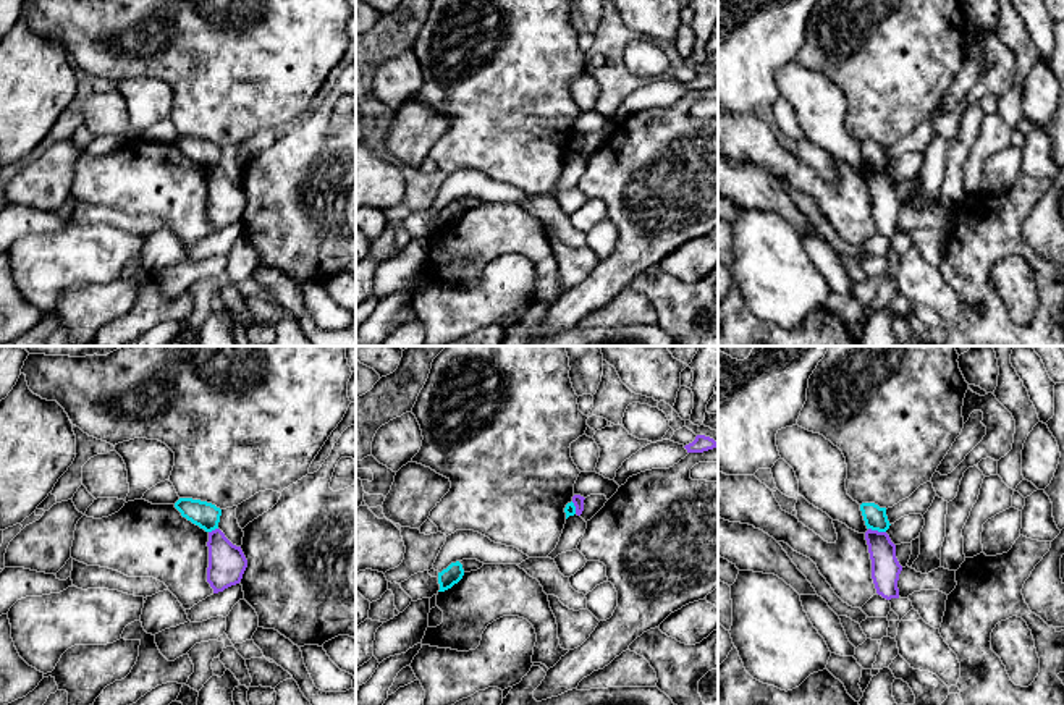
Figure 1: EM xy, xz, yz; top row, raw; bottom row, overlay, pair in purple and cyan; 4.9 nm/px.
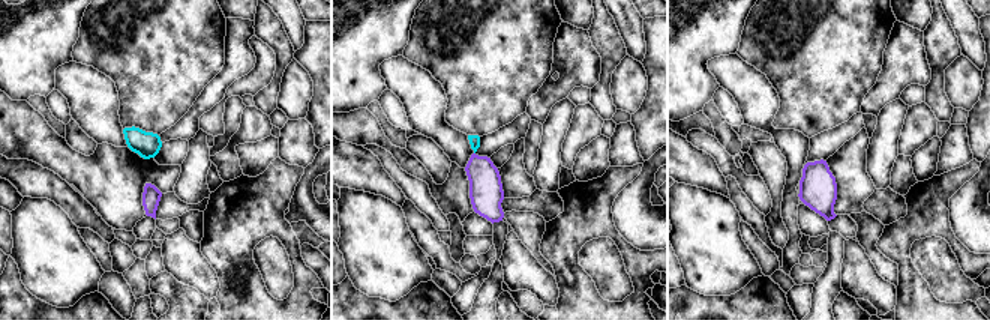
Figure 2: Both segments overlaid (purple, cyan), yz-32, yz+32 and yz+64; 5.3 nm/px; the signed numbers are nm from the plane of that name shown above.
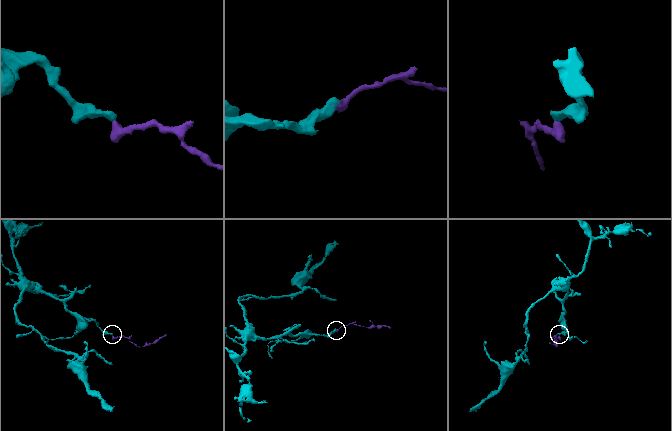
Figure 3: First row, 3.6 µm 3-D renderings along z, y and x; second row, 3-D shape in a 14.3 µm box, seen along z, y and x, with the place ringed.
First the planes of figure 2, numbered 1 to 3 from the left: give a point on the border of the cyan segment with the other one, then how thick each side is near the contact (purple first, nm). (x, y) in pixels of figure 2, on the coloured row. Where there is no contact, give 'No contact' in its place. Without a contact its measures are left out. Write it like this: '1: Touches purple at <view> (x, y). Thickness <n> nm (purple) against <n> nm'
1: No contact
2: No contact
3: No contact

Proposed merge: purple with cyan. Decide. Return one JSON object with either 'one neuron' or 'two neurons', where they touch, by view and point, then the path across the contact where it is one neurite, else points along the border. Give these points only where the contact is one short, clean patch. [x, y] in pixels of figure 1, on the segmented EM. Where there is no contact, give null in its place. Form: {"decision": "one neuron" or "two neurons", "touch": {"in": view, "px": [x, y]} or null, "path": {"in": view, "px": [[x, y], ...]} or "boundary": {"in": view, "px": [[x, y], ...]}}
{"decision": "two neurons", "touch": {"in": "yz", "px": [877, 531]}, "boundary": {"in": "yz", "px": [[869, 527], [885, 532]]}}

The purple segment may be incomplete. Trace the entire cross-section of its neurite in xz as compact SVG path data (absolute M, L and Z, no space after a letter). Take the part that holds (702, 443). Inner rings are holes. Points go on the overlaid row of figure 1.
M697 435L695 440L686 445L684 448L687 450L687 453L703 453L716 446L718 443L713 438L705 437L705 435Z

